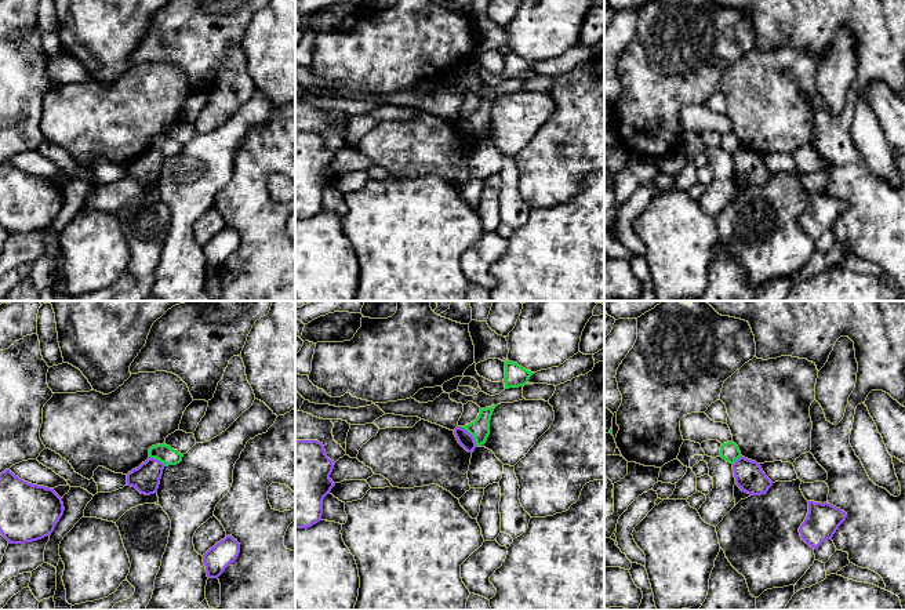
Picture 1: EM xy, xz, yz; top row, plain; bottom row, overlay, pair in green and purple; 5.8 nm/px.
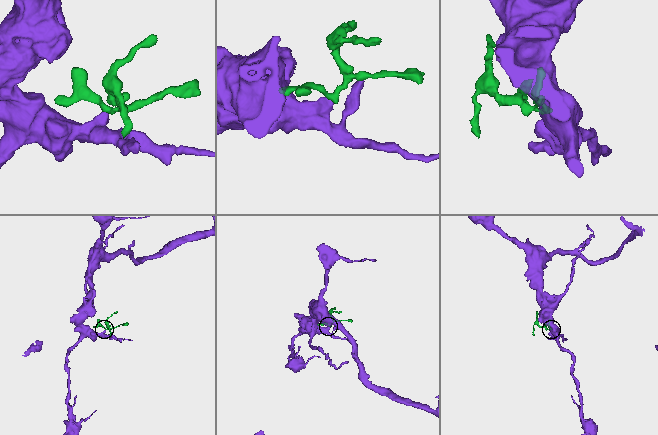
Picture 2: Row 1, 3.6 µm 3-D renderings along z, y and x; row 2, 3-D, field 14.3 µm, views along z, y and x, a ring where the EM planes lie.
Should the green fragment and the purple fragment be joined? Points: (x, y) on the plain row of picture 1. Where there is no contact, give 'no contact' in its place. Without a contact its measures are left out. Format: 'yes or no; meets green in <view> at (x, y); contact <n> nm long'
no; meets green in xz at (471, 124); contact 160 nm long

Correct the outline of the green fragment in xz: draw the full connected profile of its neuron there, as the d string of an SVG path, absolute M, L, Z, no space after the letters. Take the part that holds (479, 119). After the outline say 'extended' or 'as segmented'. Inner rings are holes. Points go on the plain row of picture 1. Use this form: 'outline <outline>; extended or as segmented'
outline M497 97L480 99L480 104L473 113L461 117L475 128L477 137L484 135L490 126L490 110L495 98Z; as segmented

